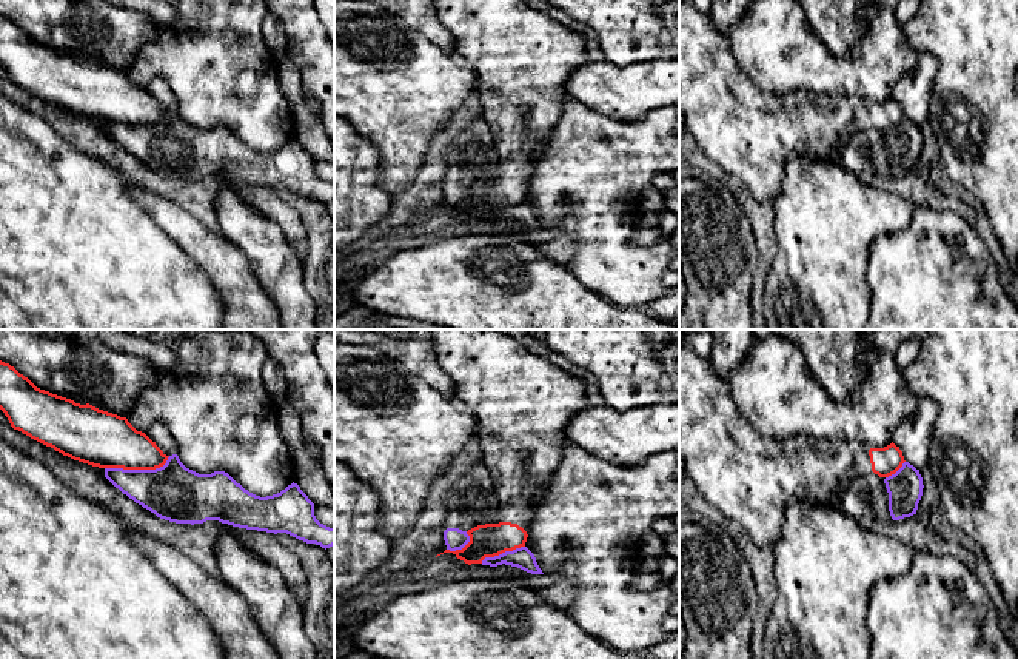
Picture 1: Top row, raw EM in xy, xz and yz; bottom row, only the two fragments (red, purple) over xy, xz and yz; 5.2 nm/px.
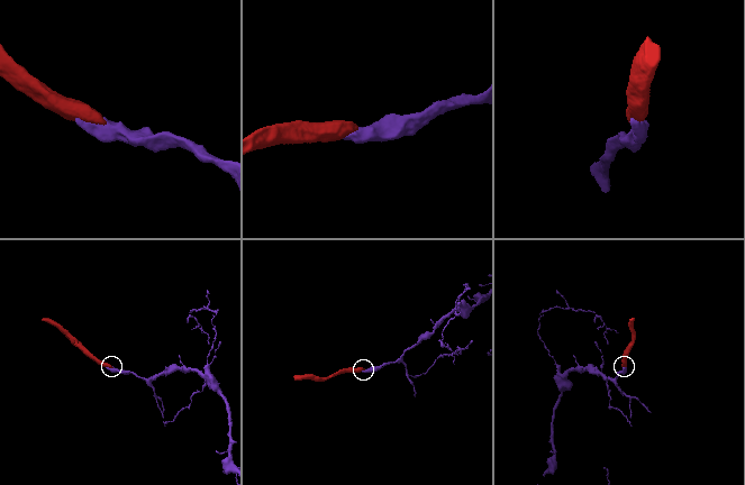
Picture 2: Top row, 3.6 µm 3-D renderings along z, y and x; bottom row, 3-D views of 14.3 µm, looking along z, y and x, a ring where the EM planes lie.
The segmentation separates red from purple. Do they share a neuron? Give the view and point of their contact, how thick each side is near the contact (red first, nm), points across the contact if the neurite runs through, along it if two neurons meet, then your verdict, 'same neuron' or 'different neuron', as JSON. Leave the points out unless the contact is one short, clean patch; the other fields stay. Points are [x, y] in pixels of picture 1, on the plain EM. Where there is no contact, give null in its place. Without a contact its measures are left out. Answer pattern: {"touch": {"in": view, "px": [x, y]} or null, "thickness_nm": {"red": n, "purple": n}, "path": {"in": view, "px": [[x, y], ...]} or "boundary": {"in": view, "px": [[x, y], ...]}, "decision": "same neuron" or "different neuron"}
{"touch": {"in": "xy", "px": [137, 123]}, "thickness_nm": {"red": 300, "purple": 300}, "boundary": {"in": "xy", "px": [[170, 111], [162, 120], [154, 123], [105, 123]]}, "decision": "different neuron"}

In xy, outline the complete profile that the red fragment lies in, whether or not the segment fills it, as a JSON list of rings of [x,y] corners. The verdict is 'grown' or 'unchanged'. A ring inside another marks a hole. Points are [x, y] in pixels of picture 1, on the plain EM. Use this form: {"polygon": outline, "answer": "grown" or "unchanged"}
{"polygon": [[[2,15],[0,65],[14,85],[92,122],[156,125],[169,112],[126,72],[40,45]]], "answer": "unchanged"}

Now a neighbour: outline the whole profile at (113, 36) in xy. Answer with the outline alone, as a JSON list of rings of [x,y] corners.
[[[0,0],[0,15],[40,45],[66,54],[85,51],[89,60],[126,74],[140,49],[156,42],[162,32],[162,25],[146,14],[105,0]]]

